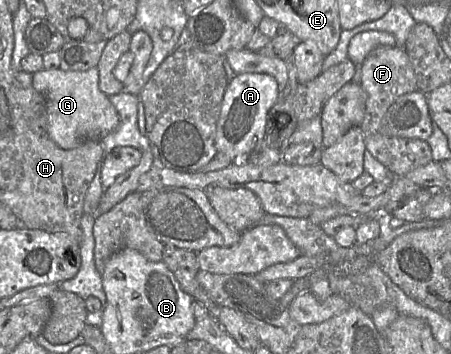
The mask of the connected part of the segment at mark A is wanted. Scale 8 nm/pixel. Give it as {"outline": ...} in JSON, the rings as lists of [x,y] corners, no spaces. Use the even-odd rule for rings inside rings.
{"outline":[[[264,73],[237,74],[229,81],[216,124],[215,146],[235,162],[245,162],[260,146],[266,128],[267,114],[280,94],[276,79]]]}

